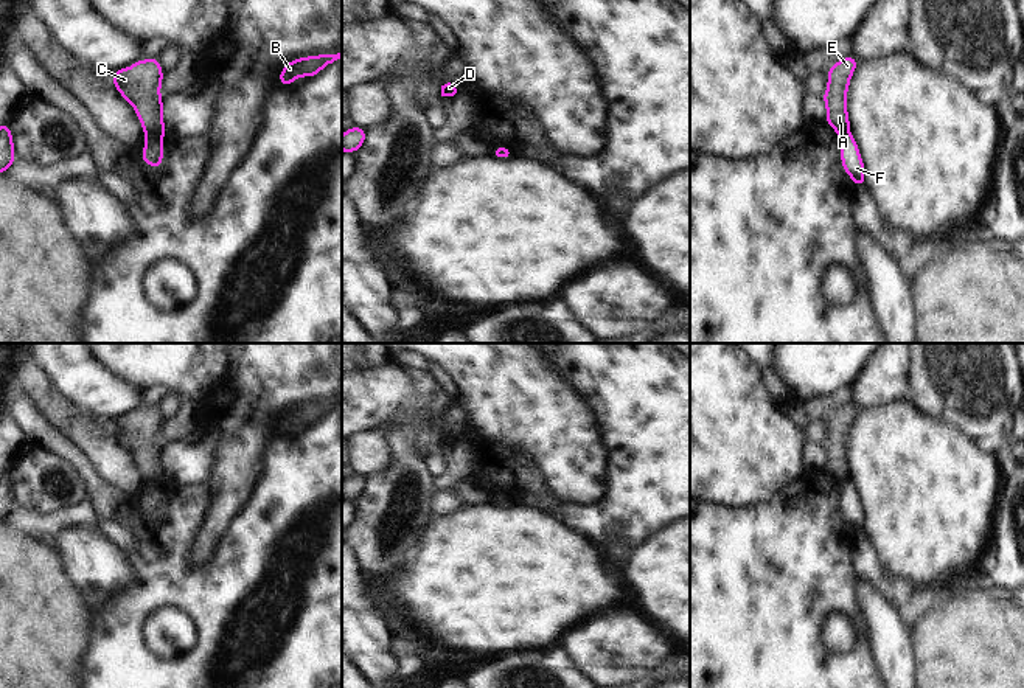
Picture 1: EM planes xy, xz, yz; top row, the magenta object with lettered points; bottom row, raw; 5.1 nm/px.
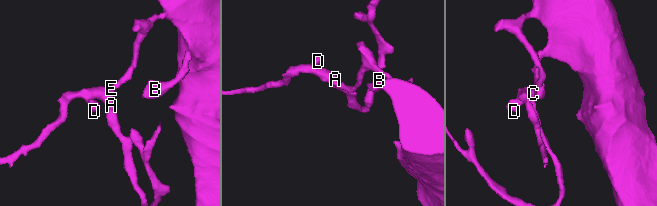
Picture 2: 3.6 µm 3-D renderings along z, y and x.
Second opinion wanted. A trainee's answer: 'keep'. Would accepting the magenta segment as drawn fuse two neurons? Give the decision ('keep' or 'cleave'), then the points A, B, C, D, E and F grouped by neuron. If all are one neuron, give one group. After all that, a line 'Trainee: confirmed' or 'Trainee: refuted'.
cleave | A B C D E / F
Trainee: refuted

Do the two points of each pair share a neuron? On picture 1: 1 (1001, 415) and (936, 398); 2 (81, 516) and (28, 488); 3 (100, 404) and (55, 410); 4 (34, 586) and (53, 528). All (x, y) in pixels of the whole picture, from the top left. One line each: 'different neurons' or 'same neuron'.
1: same neuron
2: different neurons
3: different neurons
4: different neurons

